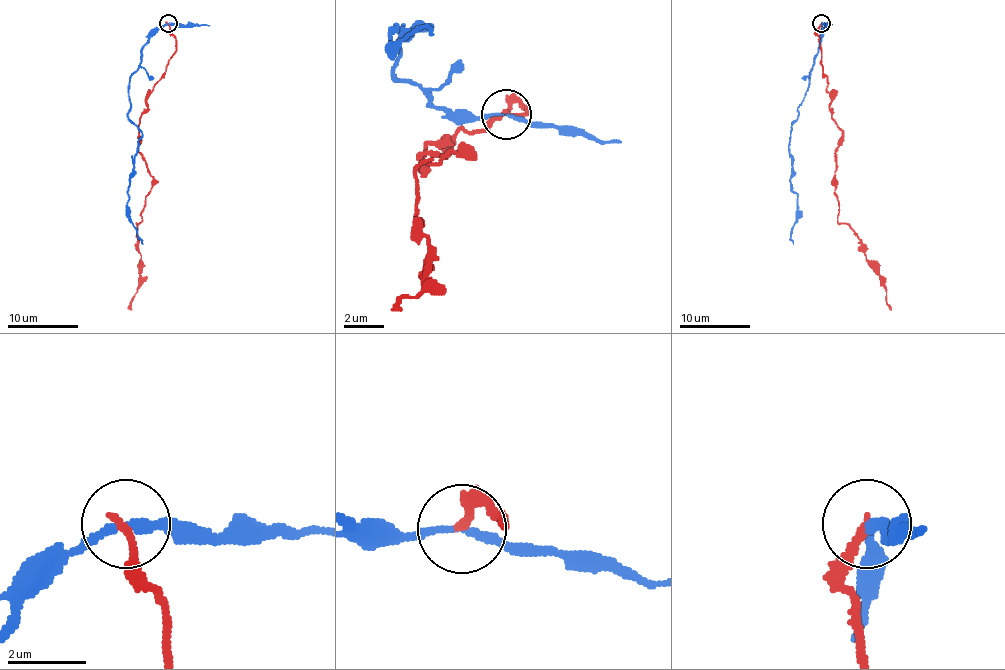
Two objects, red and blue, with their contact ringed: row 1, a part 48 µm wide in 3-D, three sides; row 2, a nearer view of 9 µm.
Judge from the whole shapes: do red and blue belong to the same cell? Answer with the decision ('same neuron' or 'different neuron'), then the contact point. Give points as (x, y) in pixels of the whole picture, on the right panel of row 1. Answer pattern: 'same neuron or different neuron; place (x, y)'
different neuron; place (821, 23)

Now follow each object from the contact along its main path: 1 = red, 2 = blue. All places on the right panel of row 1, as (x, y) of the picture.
1: (822, 23), (816, 34), (822, 71), (831, 115), (841, 131), (834, 178), (838, 222), (857, 236), (891, 309)
2: (822, 23), (806, 96), (790, 133), (790, 179), (797, 195), (793, 243)

